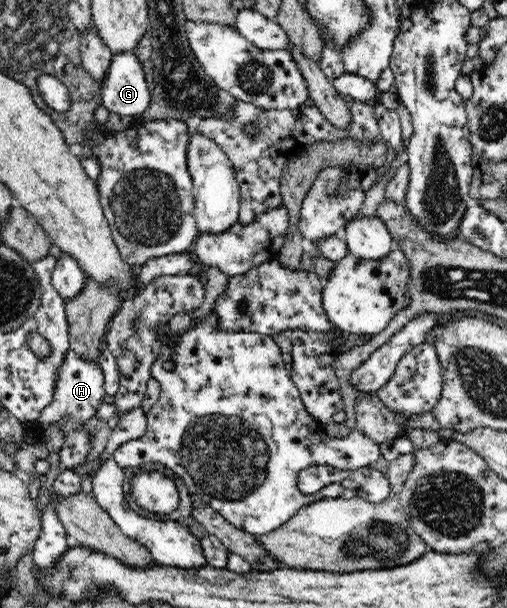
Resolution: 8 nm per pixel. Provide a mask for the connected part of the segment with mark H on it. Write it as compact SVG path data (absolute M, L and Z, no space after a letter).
M69 349L58 367L53 401L43 408L40 417L34 421L36 428L44 432L47 427L58 423L65 436L75 429L83 429L85 421L97 415L97 409L104 403L105 394L103 370L99 363L95 360L85 360Z

